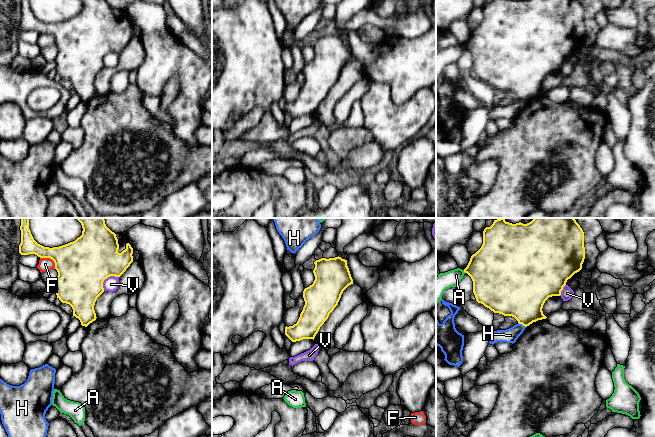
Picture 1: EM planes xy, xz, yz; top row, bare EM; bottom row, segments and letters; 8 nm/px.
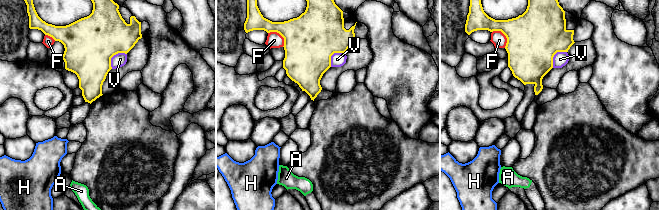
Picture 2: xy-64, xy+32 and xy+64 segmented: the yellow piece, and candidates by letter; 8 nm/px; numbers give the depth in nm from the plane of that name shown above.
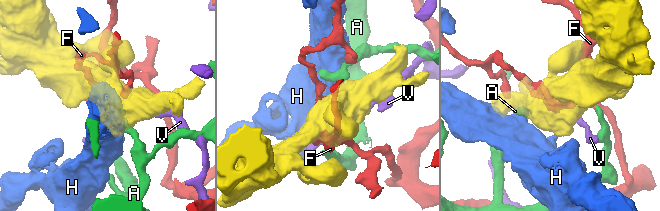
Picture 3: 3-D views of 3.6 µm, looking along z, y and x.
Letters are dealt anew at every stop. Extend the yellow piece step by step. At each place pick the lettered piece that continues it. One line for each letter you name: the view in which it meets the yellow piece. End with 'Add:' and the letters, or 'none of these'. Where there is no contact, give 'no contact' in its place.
Add: none of these

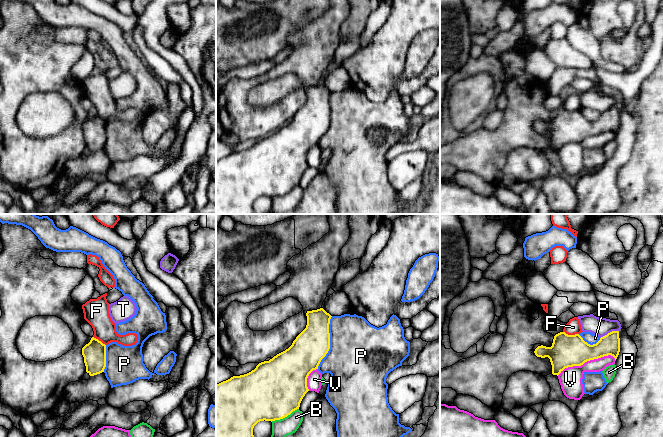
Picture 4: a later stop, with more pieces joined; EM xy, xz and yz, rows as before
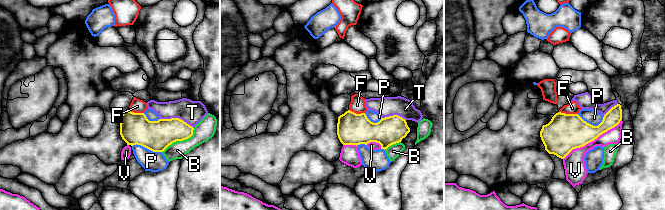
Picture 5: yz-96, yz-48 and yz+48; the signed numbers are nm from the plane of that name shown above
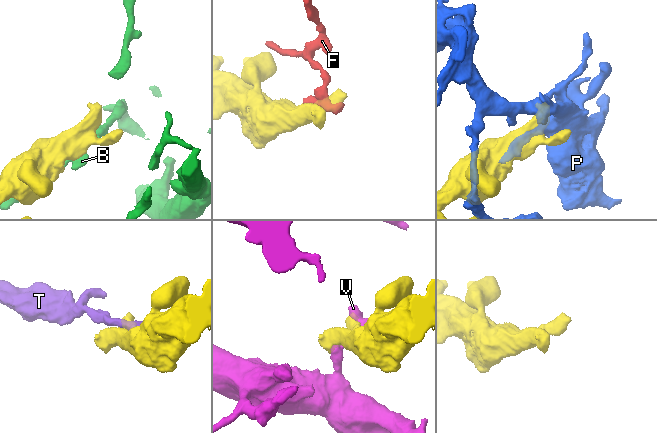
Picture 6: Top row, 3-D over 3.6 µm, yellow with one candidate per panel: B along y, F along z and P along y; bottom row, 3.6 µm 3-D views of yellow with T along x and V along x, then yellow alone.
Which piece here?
Add: none of these

